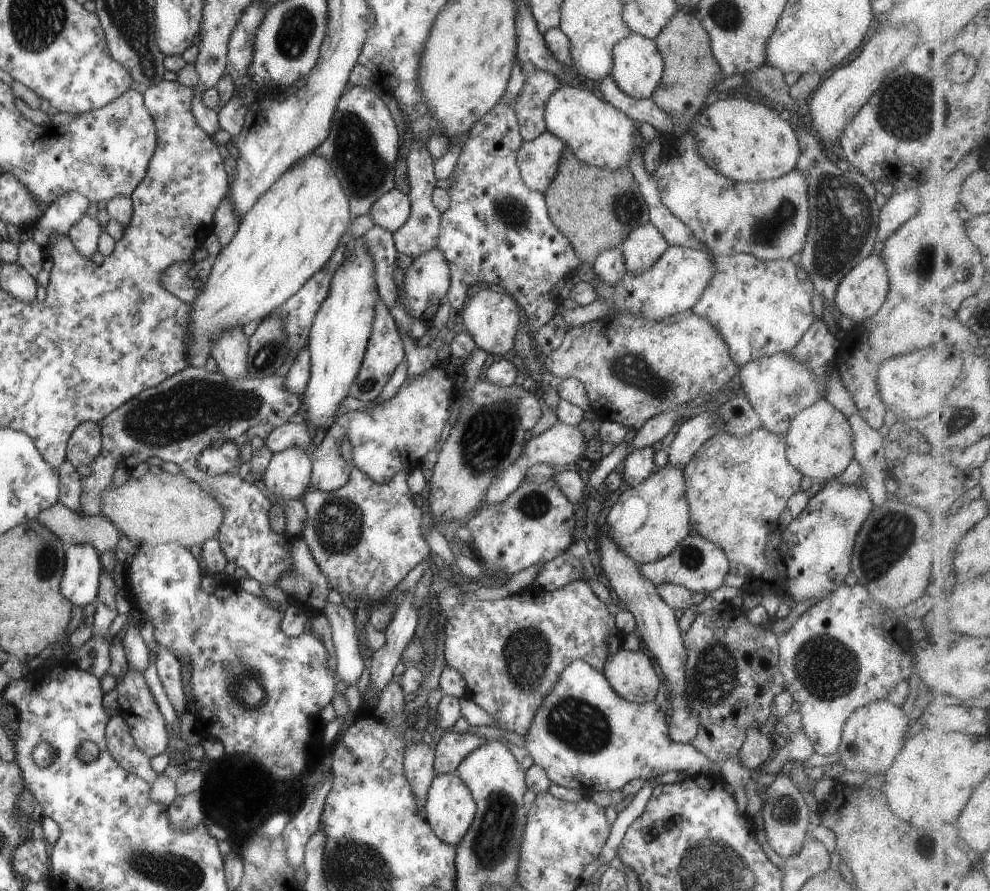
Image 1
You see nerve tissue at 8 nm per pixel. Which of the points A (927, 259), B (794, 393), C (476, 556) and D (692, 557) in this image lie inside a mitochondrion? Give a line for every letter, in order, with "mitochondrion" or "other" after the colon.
A: mitochondrion
B: mitochondrion
C: other
D: mitochondrion

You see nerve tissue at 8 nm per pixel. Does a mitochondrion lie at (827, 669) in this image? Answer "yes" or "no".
yes

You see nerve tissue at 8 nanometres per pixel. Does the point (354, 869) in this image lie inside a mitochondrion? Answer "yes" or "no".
yes

